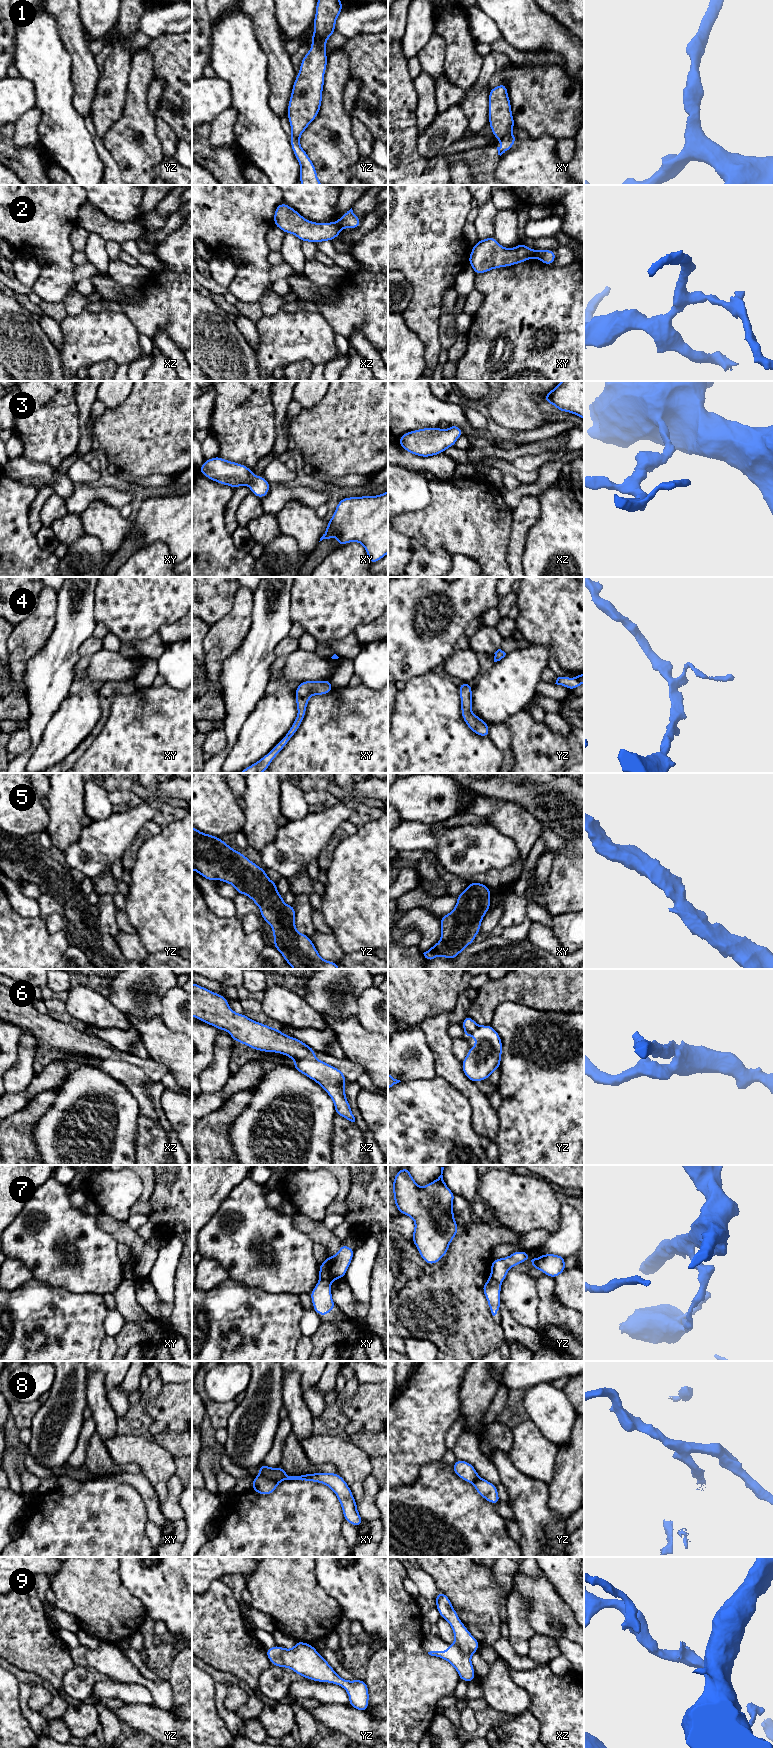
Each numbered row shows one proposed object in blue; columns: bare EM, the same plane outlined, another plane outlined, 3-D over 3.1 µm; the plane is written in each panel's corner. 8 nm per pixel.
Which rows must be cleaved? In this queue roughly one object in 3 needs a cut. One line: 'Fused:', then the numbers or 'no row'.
Fused: 2, 7, 8

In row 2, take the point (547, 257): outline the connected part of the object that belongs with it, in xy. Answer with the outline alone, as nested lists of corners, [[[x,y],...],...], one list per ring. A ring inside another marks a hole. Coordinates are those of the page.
[[[536,250],[536,258],[544,264],[552,266],[556,253],[555,250]]]

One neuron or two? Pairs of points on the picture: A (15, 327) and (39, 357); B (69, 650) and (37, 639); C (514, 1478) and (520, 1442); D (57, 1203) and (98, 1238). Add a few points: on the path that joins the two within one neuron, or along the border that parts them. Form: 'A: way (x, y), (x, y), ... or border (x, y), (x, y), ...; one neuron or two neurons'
A: way (16, 334), (32, 350); one neuron
B: border (56, 620), (46, 644), (30, 658); two neurons
C: border (507, 1454), (510, 1461), (518, 1469), (536, 1481); two neurons
D: way (67, 1213), (88, 1232); one neuron

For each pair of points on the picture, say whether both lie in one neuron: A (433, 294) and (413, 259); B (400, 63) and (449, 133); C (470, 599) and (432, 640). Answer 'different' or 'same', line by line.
A: same
B: different
C: same

